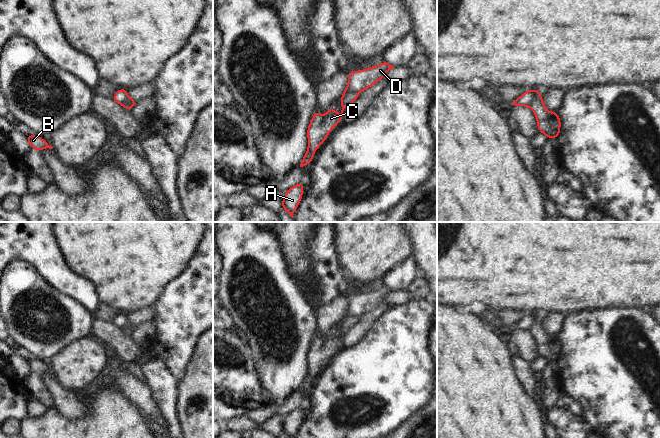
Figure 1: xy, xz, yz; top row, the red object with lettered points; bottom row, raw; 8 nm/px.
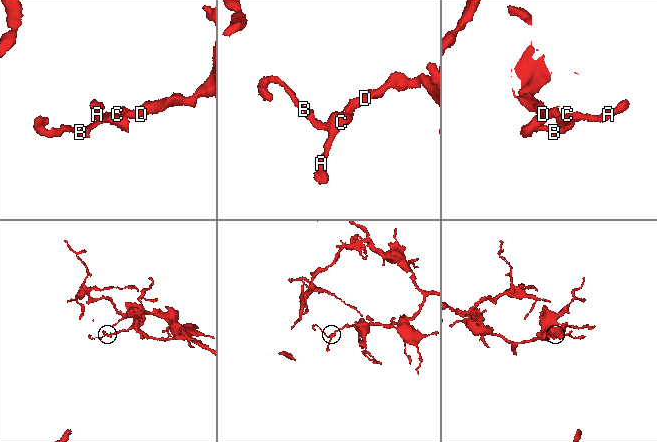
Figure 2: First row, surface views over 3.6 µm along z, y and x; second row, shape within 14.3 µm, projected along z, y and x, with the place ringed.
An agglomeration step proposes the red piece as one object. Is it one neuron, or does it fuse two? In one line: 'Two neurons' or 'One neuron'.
Two neurons

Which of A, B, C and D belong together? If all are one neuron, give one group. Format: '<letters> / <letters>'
A B C / D

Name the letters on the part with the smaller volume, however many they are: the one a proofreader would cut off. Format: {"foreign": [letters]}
{"foreign": ["A", "B", "C"]}

